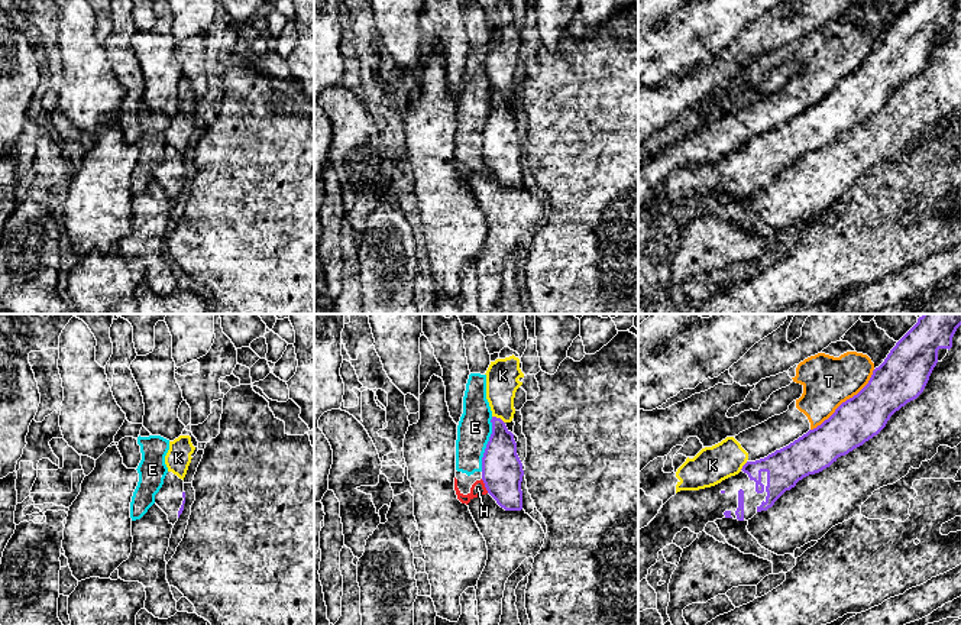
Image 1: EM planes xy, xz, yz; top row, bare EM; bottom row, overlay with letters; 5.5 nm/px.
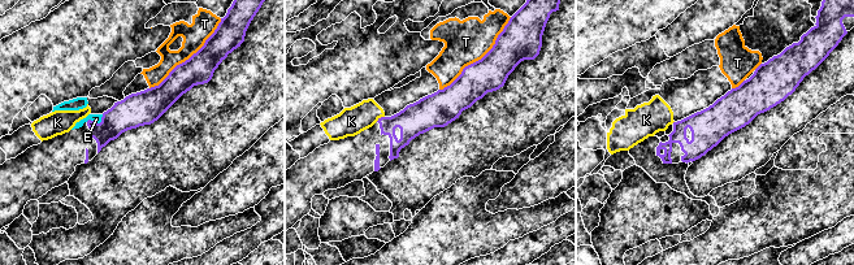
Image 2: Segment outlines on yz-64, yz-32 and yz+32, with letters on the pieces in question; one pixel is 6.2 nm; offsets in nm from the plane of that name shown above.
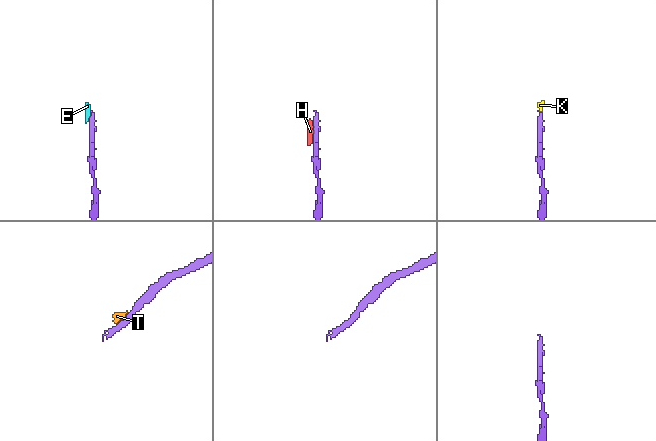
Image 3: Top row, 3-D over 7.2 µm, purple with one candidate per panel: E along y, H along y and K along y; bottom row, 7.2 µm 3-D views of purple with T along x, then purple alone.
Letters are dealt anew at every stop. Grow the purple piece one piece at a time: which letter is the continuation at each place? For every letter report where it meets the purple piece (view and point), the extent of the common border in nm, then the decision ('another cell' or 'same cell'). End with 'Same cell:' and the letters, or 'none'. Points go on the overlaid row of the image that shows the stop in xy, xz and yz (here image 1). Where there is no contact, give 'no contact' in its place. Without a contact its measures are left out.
E: meets purple in xz at (487, 444); contact 320 nm long; another cell
H: meets purple in xz at (485, 486); contact 90 nm long; another cell
K: meets purple in xz at (498, 418); contact 80 nm long; another cell
T: meets purple in yz at (847, 400); contact 500 nm long; another cell
Same cell: none

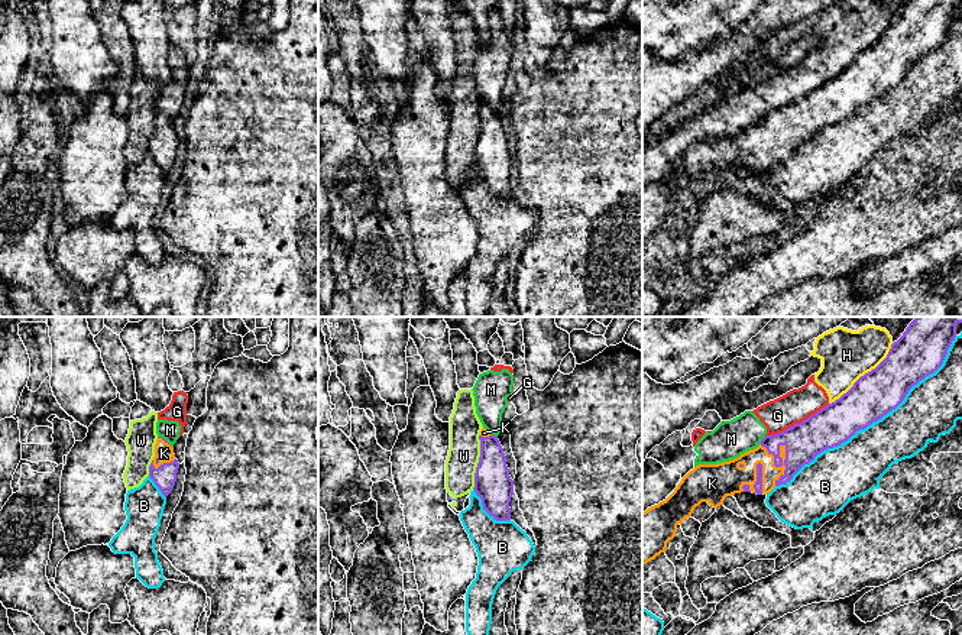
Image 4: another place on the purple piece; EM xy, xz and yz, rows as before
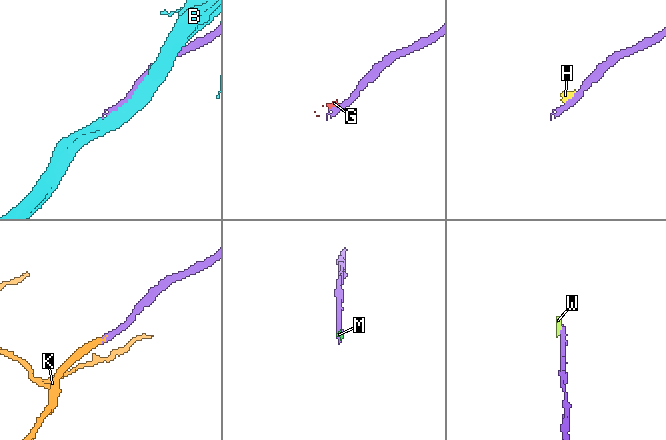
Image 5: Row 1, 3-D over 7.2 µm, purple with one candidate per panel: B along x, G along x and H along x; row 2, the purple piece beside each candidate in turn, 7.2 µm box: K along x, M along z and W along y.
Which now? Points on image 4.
B: meets purple in yz at (874, 421); contact 1300 nm long; another cell
G: meets purple in yz at (796, 424); contact 400 nm long; another cell
H: meets purple in yz at (865, 373); contact 500 nm long; another cell
K: meets purple in yz at (779, 466); contact 260 nm long; same cell
M: meets purple in yz at (761, 440); contact 60 nm long; another cell
W: meets purple in xz at (479, 462); contact 300 nm long; another cell
Same cell: K

